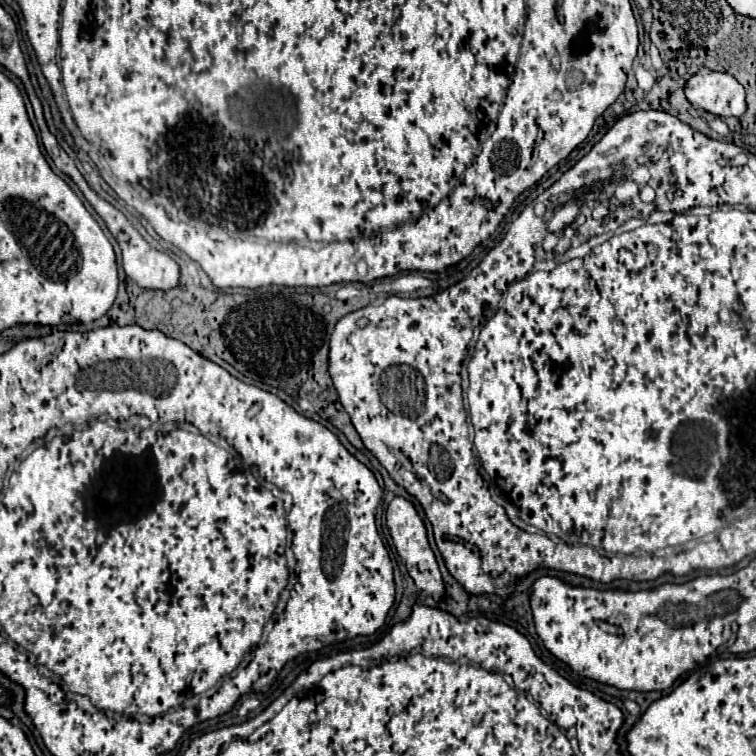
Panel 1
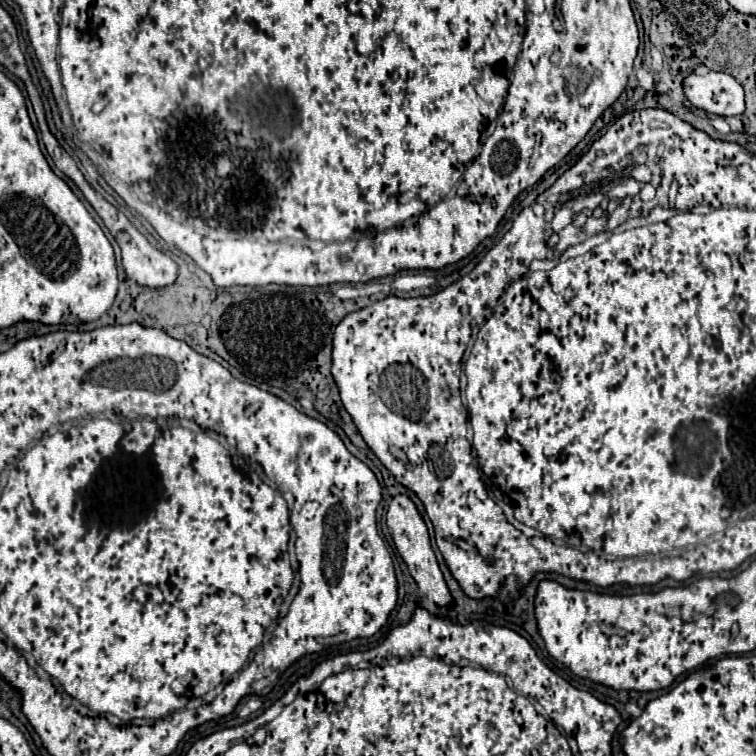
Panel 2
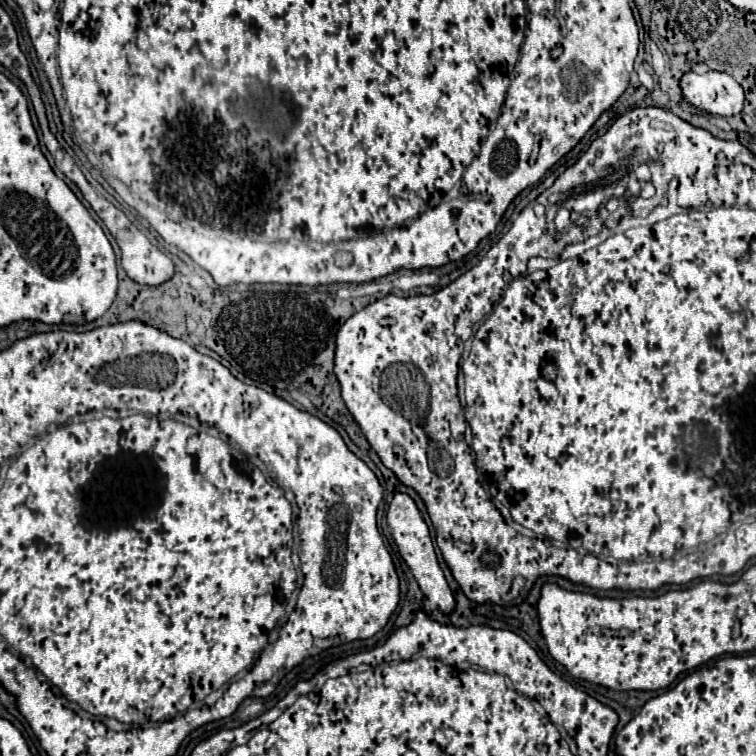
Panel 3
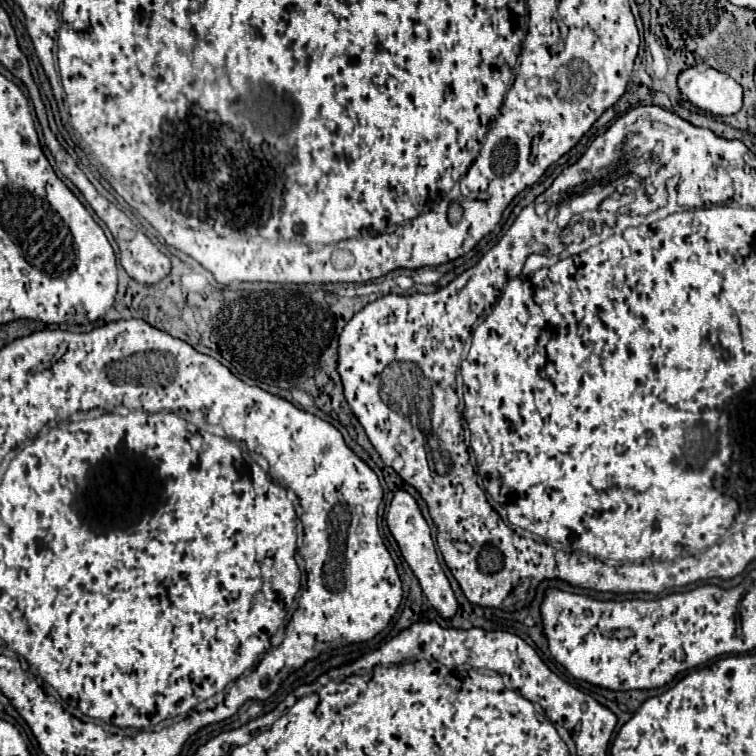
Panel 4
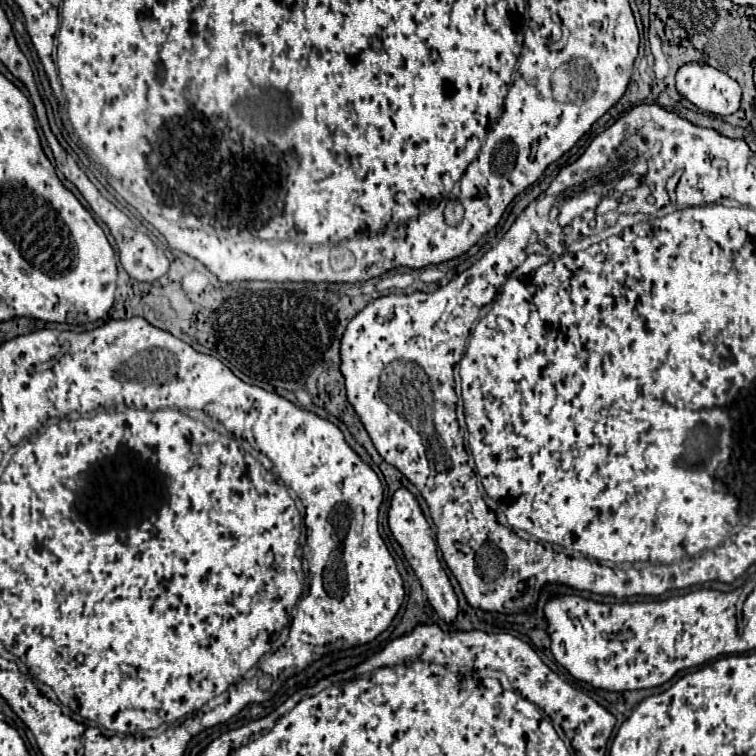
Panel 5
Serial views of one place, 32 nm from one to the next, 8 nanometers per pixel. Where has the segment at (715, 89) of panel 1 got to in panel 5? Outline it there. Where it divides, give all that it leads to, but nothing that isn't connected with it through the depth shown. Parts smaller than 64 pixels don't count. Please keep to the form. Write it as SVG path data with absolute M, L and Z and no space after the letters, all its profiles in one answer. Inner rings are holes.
M684 64L676 72L676 88L694 106L716 116L734 114L742 100L738 82L708 64Z

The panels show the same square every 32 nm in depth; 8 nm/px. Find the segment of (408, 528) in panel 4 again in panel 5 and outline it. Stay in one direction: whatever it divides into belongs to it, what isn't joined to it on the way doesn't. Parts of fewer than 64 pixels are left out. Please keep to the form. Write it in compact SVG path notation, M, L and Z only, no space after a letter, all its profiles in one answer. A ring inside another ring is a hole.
M398 488L394 492L392 502L390 502L390 510L388 510L388 526L394 534L394 538L398 540L398 544L402 546L402 550L406 554L406 560L414 568L428 602L434 606L440 620L444 620L446 624L452 624L452 620L458 614L458 598L452 590L452 584L446 576L444 568L440 566L440 560L438 560L438 554L436 554L436 542L432 538L432 528L430 528L428 520L424 518L416 496L408 488Z

